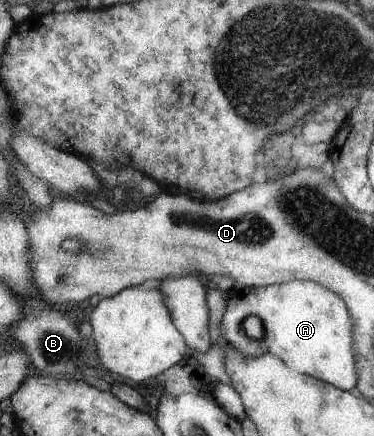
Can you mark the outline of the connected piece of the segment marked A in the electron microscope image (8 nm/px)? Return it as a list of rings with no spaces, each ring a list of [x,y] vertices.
[[[292,280],[238,289],[227,299],[219,327],[222,343],[232,345],[246,357],[256,359],[270,353],[292,368],[294,373],[322,379],[342,390],[357,385],[357,360],[349,310],[340,296],[321,284]]]

